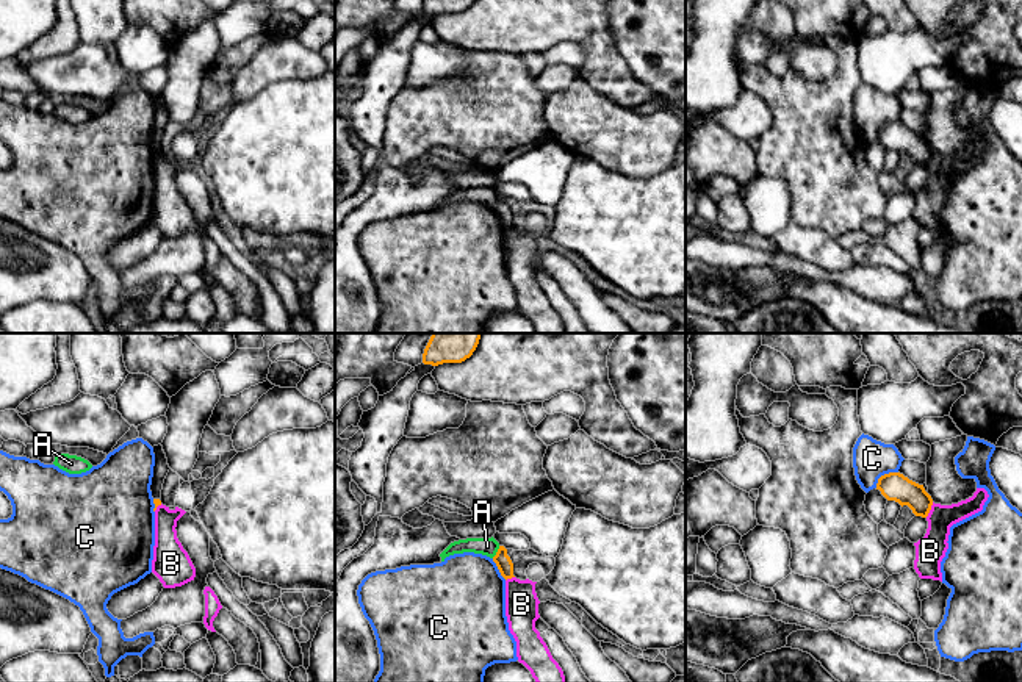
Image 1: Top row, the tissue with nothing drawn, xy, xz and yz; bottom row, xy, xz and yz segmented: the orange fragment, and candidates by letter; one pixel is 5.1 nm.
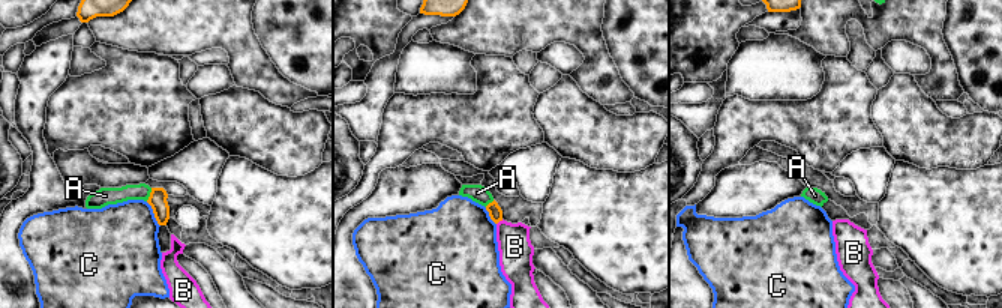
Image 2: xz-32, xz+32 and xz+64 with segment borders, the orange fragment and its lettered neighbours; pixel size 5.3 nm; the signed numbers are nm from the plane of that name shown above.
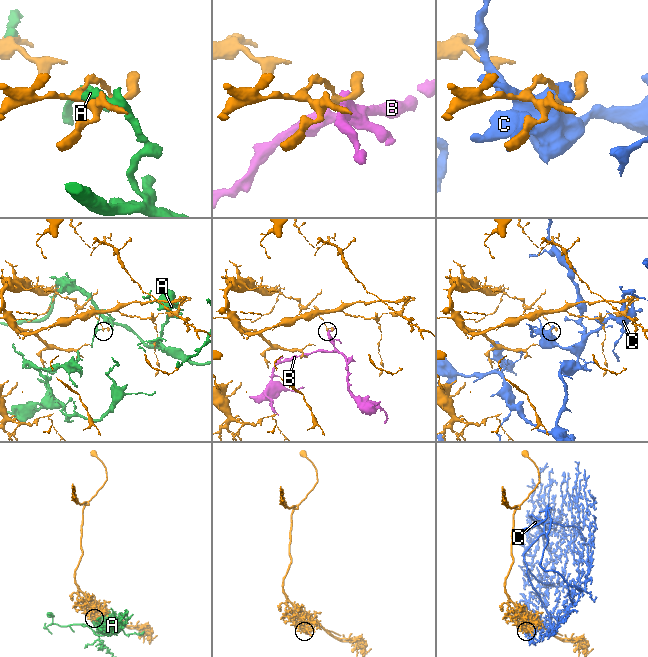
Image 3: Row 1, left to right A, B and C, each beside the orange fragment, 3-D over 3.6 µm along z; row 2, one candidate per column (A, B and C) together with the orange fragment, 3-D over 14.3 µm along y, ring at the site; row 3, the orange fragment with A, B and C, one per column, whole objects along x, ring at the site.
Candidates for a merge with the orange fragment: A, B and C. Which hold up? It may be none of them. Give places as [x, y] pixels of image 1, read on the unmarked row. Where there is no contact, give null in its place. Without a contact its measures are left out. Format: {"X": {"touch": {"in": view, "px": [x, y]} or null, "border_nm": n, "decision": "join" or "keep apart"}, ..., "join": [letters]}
{"A": {"touch": {"in": "xz", "px": [496, 202]}, "border_nm": 80, "decision": "keep apart"}, "B": {"touch": {"in": "yz", "px": [930, 158]}, "border_nm": 90, "decision": "keep apart"}, "C": {"touch": {"in": "yz", "px": [885, 124]}, "border_nm": 150, "decision": "keep apart"}, "join": []}

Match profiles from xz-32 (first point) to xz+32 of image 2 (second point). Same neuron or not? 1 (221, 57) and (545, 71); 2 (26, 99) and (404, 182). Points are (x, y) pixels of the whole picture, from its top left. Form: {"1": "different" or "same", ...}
{"1": "different", "2": "same"}

